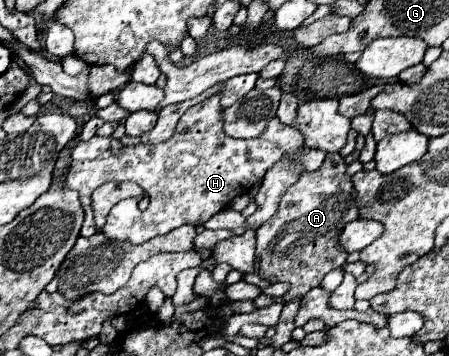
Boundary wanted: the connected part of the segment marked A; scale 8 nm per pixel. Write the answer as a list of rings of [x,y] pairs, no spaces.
[[[326,154],[324,164],[316,172],[304,172],[284,194],[276,214],[256,230],[256,264],[260,276],[274,282],[290,282],[292,286],[284,294],[284,304],[288,298],[304,296],[314,286],[320,286],[328,272],[346,262],[348,254],[340,248],[338,238],[344,226],[360,216],[356,190],[346,168],[340,154]]]

